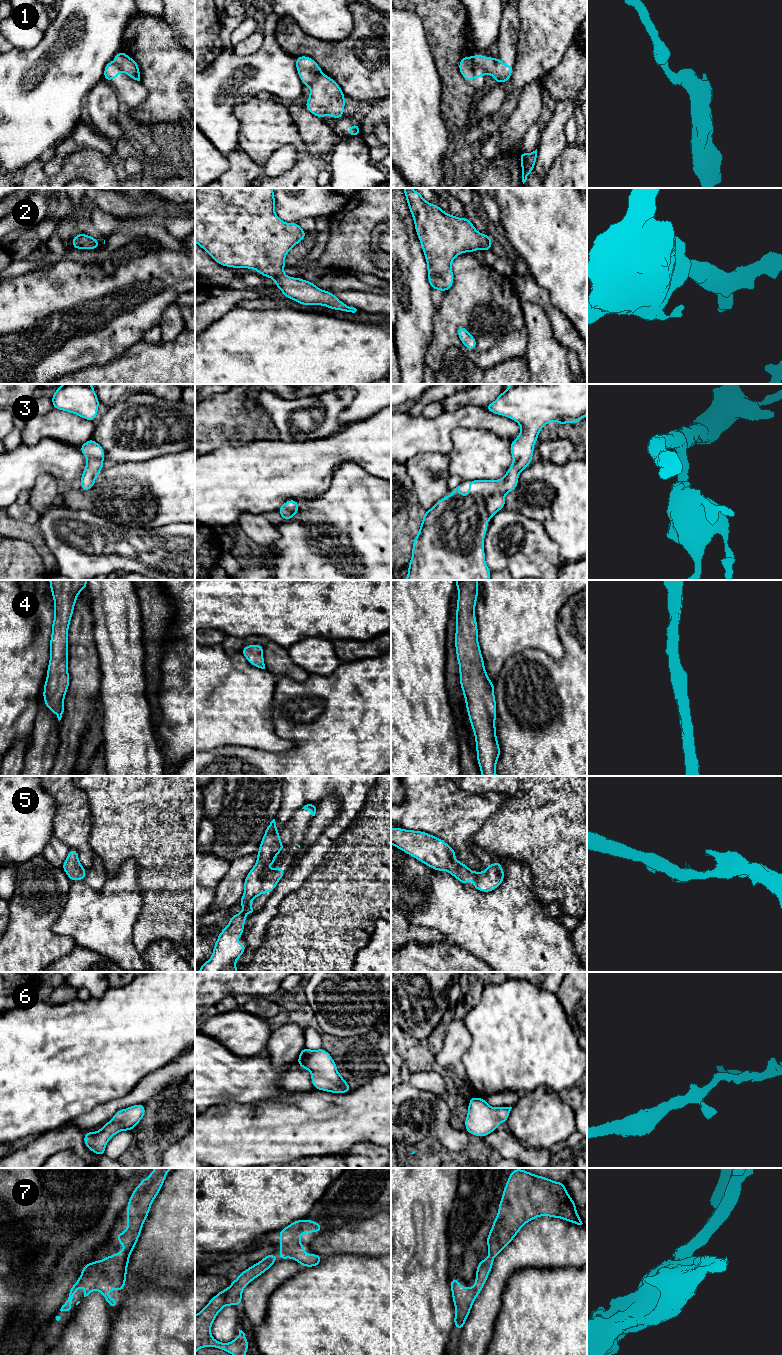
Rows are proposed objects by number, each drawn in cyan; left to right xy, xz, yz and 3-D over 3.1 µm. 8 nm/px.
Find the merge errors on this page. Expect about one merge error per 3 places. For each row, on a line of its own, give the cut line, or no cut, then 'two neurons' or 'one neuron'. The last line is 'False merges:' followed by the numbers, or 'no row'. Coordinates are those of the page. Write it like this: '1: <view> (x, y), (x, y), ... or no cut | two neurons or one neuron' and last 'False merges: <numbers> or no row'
1: xz (321, 72), (309, 86) | two neurons
2: no cut | one neuron
3: no cut | one neuron
4: no cut | one neuron
5: no cut | one neuron
6: no cut | one neuron
7: no cut | one neuron
False merges: 1

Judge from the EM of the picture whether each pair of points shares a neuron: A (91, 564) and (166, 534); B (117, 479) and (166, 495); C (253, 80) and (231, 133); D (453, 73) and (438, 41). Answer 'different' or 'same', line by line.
A: same
B: same
C: same
D: same

